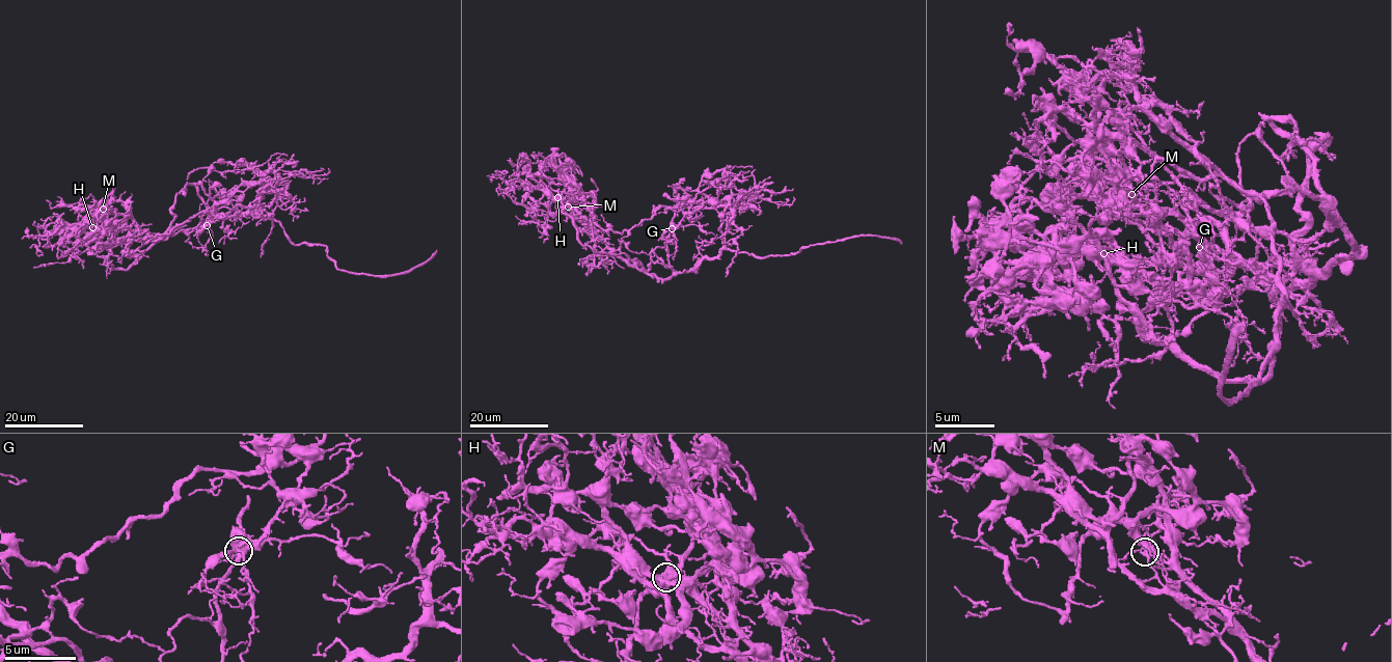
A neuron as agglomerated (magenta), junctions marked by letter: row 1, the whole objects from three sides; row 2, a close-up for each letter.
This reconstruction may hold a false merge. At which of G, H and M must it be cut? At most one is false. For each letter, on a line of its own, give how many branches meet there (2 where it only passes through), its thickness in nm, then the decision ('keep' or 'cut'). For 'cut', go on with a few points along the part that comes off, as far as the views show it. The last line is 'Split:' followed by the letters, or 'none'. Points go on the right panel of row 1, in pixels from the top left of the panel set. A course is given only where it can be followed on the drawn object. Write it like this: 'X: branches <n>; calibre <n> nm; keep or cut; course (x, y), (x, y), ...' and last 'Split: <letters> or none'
G: branches 5; calibre 200 nm; keep
H: branches 4; calibre 320 nm; keep
M: branches 6; calibre 180 nm; cut; course (1130, 193), (1322, 309), (1313, 339), (1259, 282), (1242, 292), (1268, 288), (1283, 244)
Split: M

